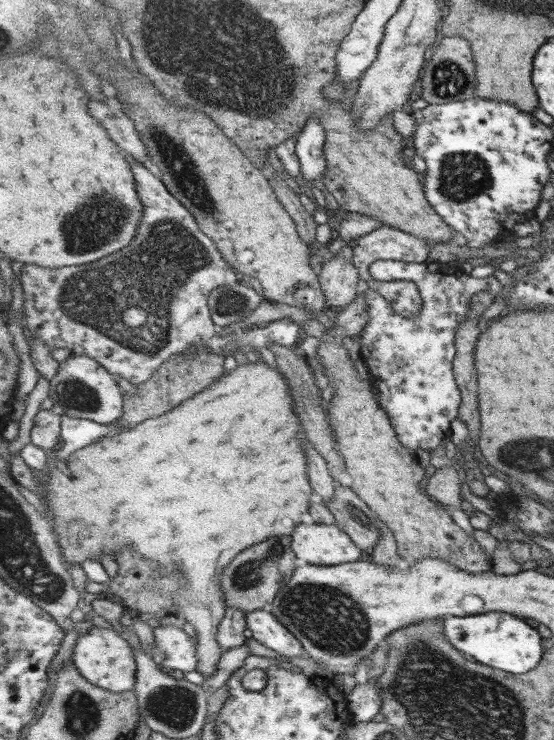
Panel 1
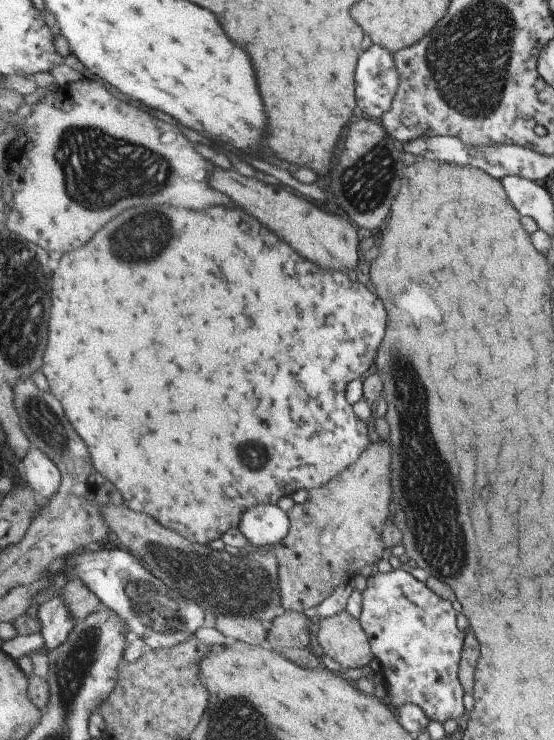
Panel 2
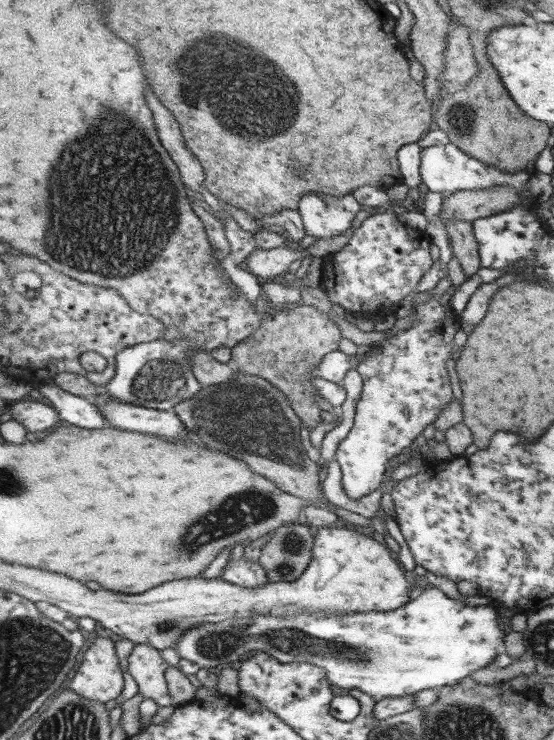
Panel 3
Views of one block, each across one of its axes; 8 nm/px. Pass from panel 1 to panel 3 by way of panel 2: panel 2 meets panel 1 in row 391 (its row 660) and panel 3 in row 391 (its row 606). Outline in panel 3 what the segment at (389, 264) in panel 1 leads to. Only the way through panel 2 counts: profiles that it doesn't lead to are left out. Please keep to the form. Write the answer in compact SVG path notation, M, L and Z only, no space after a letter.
M435 296L435 298L429 299L425 304L418 306L413 316L417 320L412 326L406 330L399 331L392 337L389 337L389 339L383 341L380 346L372 347L370 352L373 352L373 354L369 354L369 356L365 357L360 362L359 366L357 366L361 376L364 378L364 389L361 391L361 398L357 405L357 417L355 418L353 429L350 430L347 438L345 438L345 440L339 445L339 450L337 451L336 456L336 460L339 462L343 474L341 481L348 498L363 498L363 496L367 496L369 492L375 492L379 484L383 482L381 478L386 475L387 470L396 462L407 458L411 454L409 448L415 444L415 440L423 434L423 430L425 430L429 424L434 425L435 421L439 419L439 415L441 415L441 413L448 407L448 404L454 399L453 384L451 384L451 376L449 376L449 370L447 370L447 360L451 358L451 352L453 352L453 348L455 348L453 342L455 342L455 336L457 336L457 332L459 332L459 324L457 324L457 320L459 320L459 316L461 315L453 312L453 308L449 308L447 304L444 304L439 296Z

